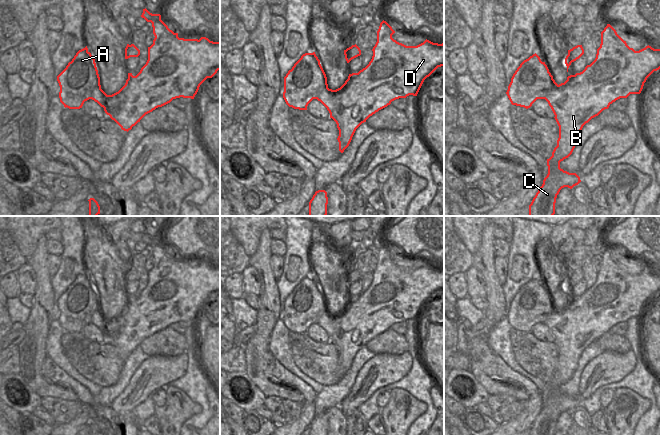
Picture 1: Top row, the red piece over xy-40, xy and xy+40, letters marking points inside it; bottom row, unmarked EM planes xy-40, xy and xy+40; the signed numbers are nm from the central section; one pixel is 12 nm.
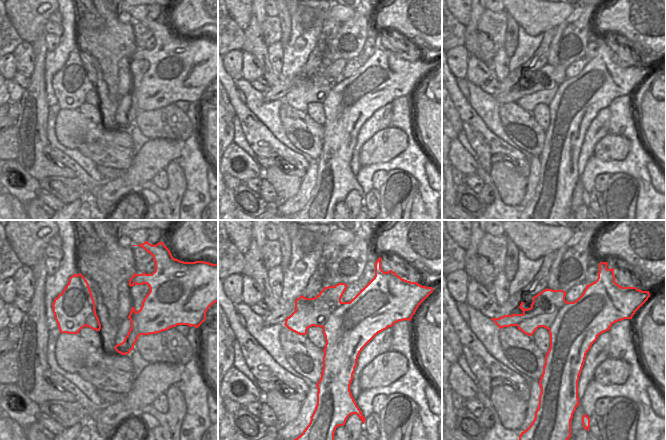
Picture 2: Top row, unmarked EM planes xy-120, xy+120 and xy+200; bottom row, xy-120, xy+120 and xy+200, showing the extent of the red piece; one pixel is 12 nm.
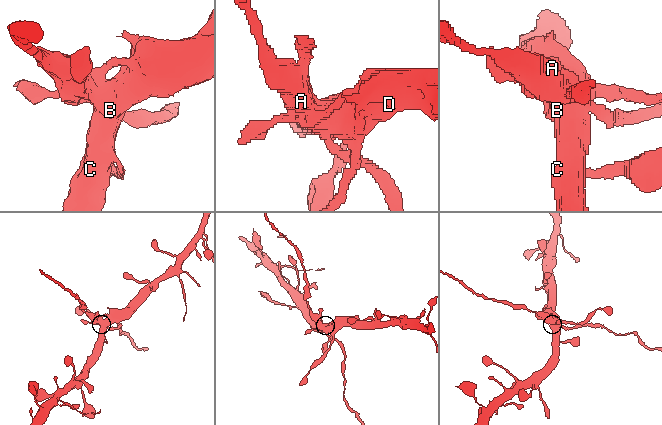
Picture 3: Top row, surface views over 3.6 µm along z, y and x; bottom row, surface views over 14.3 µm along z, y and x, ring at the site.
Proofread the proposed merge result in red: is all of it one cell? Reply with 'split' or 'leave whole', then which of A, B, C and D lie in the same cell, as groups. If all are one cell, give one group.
split; A / B C D

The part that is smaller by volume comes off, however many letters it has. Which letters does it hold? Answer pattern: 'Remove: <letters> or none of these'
Remove: A

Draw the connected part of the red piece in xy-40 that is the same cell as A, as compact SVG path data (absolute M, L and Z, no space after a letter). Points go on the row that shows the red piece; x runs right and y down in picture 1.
M87 46L76 53L57 81L60 102L69 109L82 108L84 102L91 99L92 90L101 88L95 59Z

